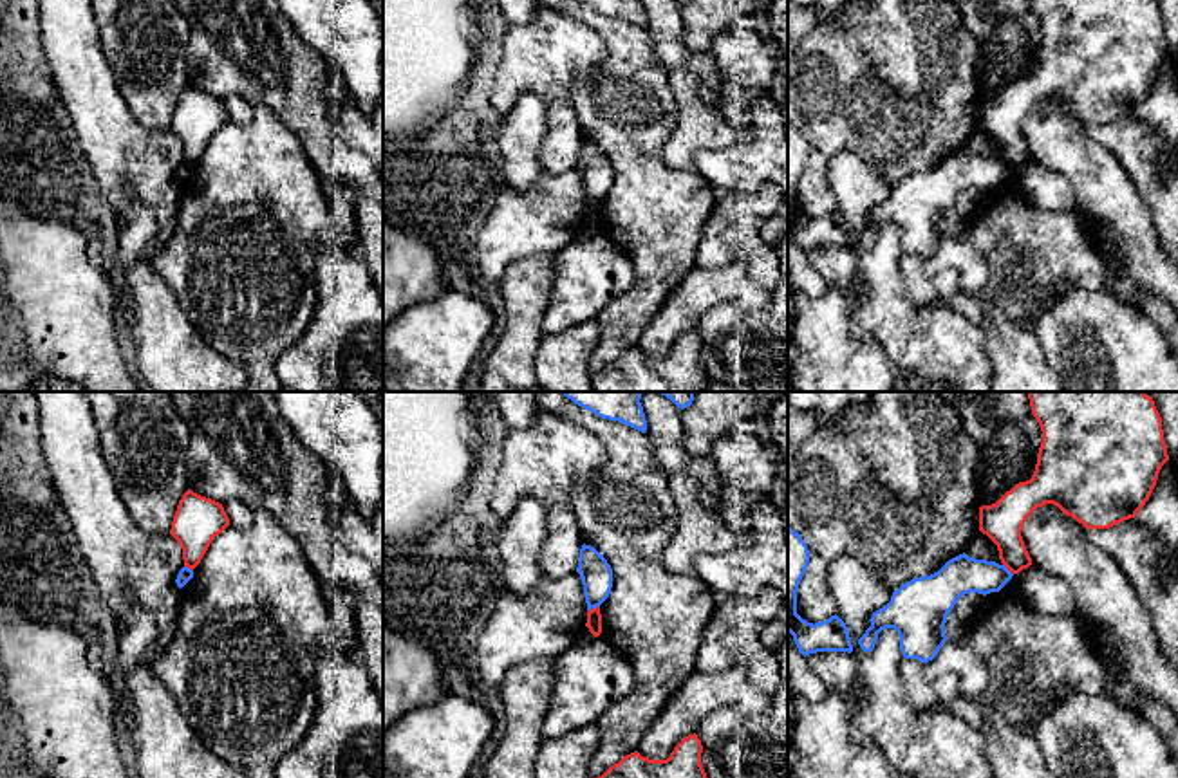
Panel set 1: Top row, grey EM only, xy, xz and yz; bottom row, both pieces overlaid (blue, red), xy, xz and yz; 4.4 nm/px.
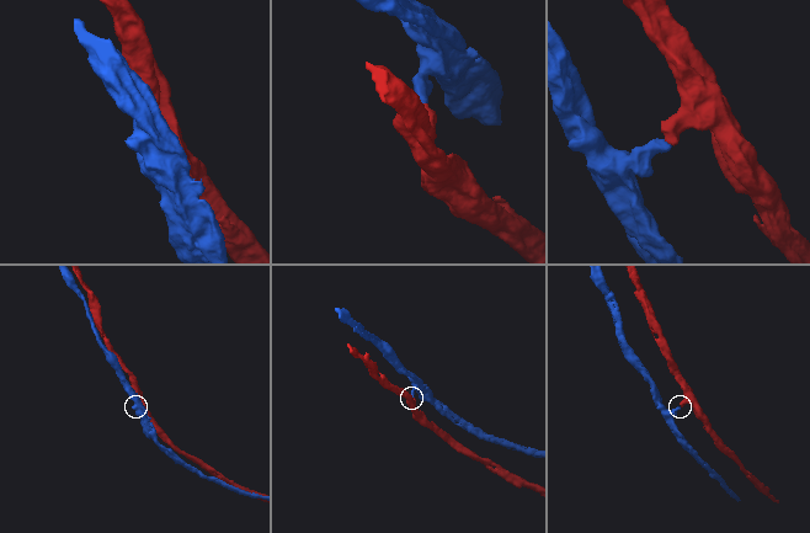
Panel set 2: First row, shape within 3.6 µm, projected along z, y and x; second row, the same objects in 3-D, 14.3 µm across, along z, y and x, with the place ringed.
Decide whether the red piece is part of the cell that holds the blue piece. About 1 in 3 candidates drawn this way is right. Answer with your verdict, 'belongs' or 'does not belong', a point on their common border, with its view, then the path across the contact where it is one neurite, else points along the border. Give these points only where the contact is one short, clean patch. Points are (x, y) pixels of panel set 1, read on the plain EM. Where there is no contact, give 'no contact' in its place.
does not belong | xz (593, 203) | along xz (598, 201), (588, 206)

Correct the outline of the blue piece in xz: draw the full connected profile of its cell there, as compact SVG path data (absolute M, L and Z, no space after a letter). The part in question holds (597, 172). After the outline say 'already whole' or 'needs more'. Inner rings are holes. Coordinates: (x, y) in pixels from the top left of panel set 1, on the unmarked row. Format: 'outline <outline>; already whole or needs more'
outline M584 139L576 168L582 173L587 206L600 202L612 184L612 164L603 150Z; already whole

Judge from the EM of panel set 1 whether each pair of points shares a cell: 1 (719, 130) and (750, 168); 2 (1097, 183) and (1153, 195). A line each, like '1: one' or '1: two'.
1: two
2: two

